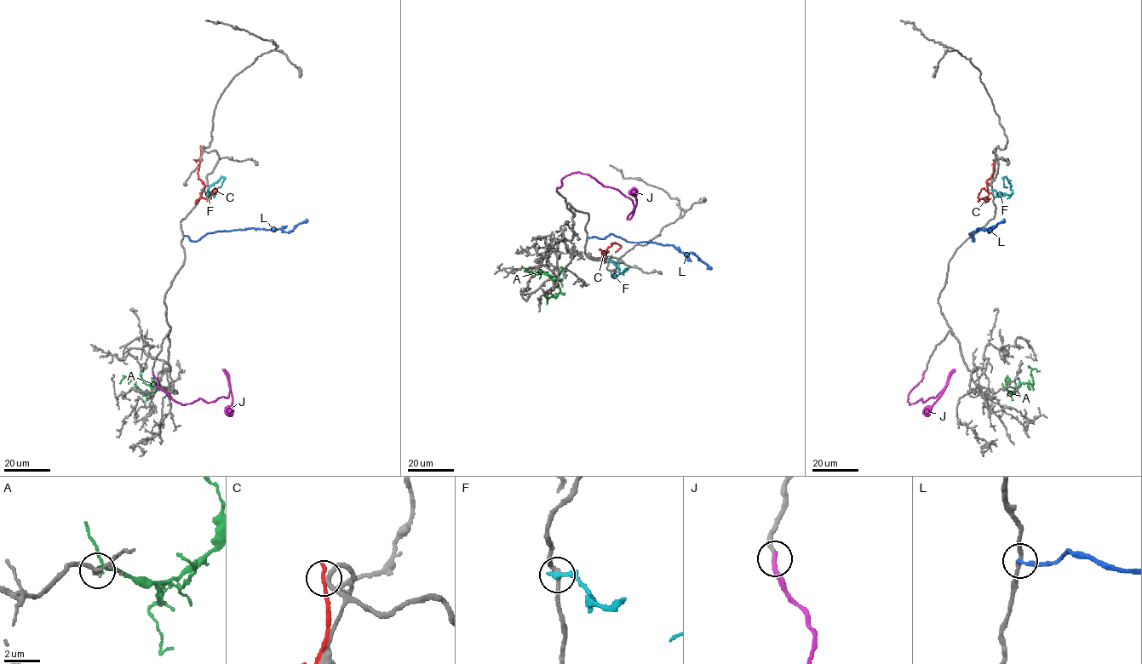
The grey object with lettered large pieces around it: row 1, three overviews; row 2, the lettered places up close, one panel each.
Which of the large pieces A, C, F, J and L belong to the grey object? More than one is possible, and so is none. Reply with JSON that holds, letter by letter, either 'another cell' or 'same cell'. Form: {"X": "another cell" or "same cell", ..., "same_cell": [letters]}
{"A": "same cell", "C": "another cell", "F": "another cell", "J": "same cell", "L": "another cell", "same_cell": ["A", "J"]}

